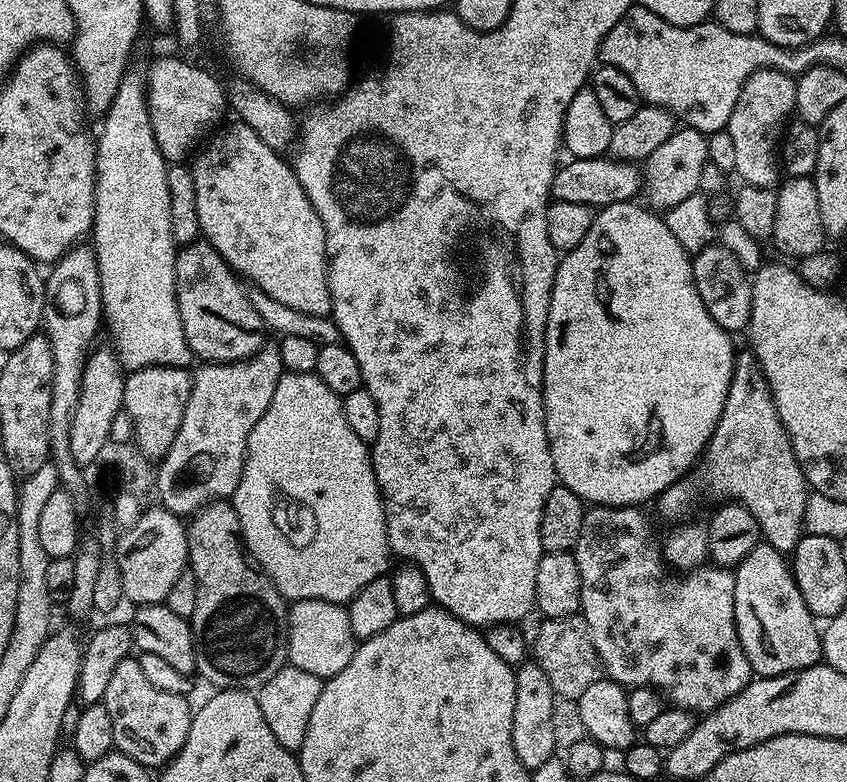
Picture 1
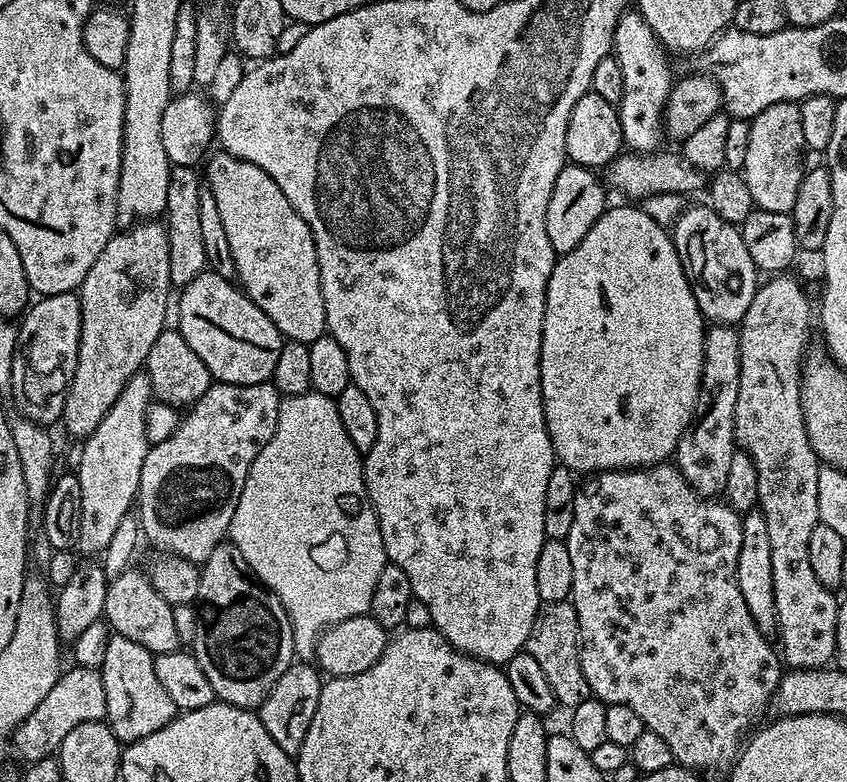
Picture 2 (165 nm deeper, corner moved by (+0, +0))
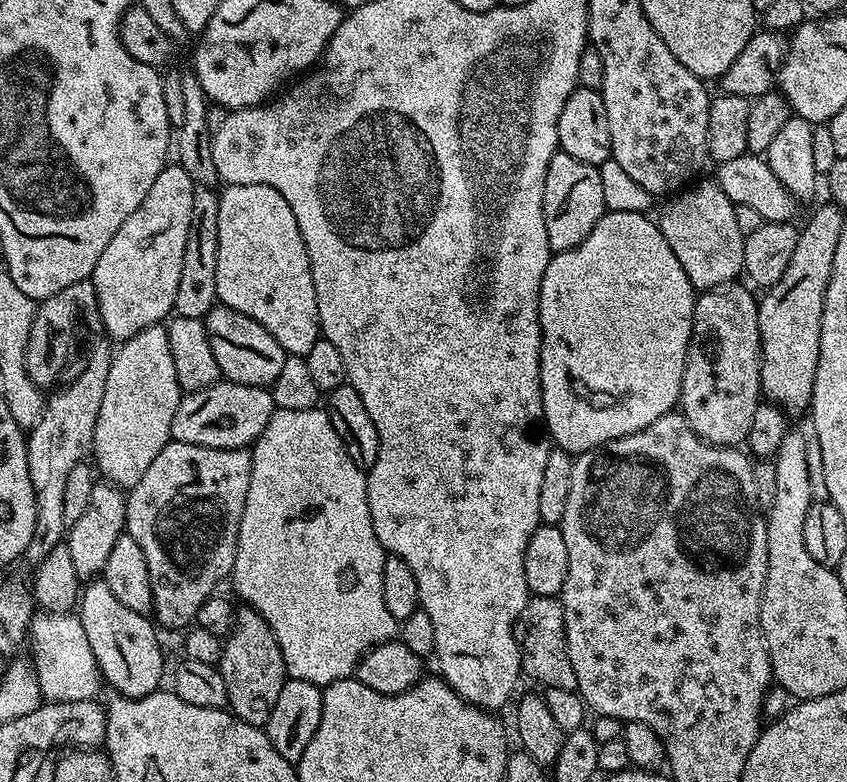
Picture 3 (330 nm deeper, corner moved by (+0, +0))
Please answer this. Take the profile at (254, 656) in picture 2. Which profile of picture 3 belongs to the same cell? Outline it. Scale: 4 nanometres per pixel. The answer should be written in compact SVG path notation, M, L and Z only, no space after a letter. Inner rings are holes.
M247 606L235 609L232 631L222 640L218 667L222 682L226 682L231 715L248 726L267 725L270 710L274 710L274 701L282 691L286 673L276 632L254 609Z

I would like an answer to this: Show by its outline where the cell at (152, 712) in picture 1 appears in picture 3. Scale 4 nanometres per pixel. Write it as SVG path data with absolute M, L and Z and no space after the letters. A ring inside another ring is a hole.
M96 578L83 585L78 597L78 615L82 630L86 630L86 638L90 641L90 650L94 650L100 675L107 687L109 684L116 691L113 693L137 700L161 687L160 679L166 676L164 652L156 637L157 625L145 613L122 606L122 602L114 598L107 582L103 578Z

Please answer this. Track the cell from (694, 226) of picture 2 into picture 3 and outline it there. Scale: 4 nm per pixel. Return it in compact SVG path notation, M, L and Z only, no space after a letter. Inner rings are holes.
M714 182L695 184L667 201L669 204L658 216L658 223L666 242L670 242L670 250L674 250L674 258L682 262L682 270L686 270L686 278L690 278L693 288L707 290L733 283L739 277L736 275L744 272L745 236L738 230L734 218L736 205L722 194L720 187Z

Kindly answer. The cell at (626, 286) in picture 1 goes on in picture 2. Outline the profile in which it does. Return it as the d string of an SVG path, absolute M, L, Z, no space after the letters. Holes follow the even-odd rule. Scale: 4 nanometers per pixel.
M628 206L632 208L612 208L609 207L598 218L598 222L594 222L594 226L590 226L590 234L586 234L586 238L582 238L582 242L574 250L563 253L557 259L554 270L550 274L550 282L546 290L546 310L544 311L544 325L542 326L542 350L540 351L540 385L542 386L542 398L544 399L544 417L546 418L546 430L550 434L550 442L552 449L556 452L557 461L565 468L571 468L573 473L595 474L597 472L615 472L617 470L627 470L629 468L654 468L657 464L663 464L673 459L676 447L680 439L684 437L690 425L693 423L694 417L698 412L698 405L702 400L700 390L700 379L702 378L702 366L704 365L704 334L706 331L706 321L703 314L698 310L698 302L694 298L694 294L690 290L690 282L684 273L684 263L678 258L676 253L676 244L672 240L669 229L665 225L654 222L654 218L650 218L650 214L644 212L643 207Z

